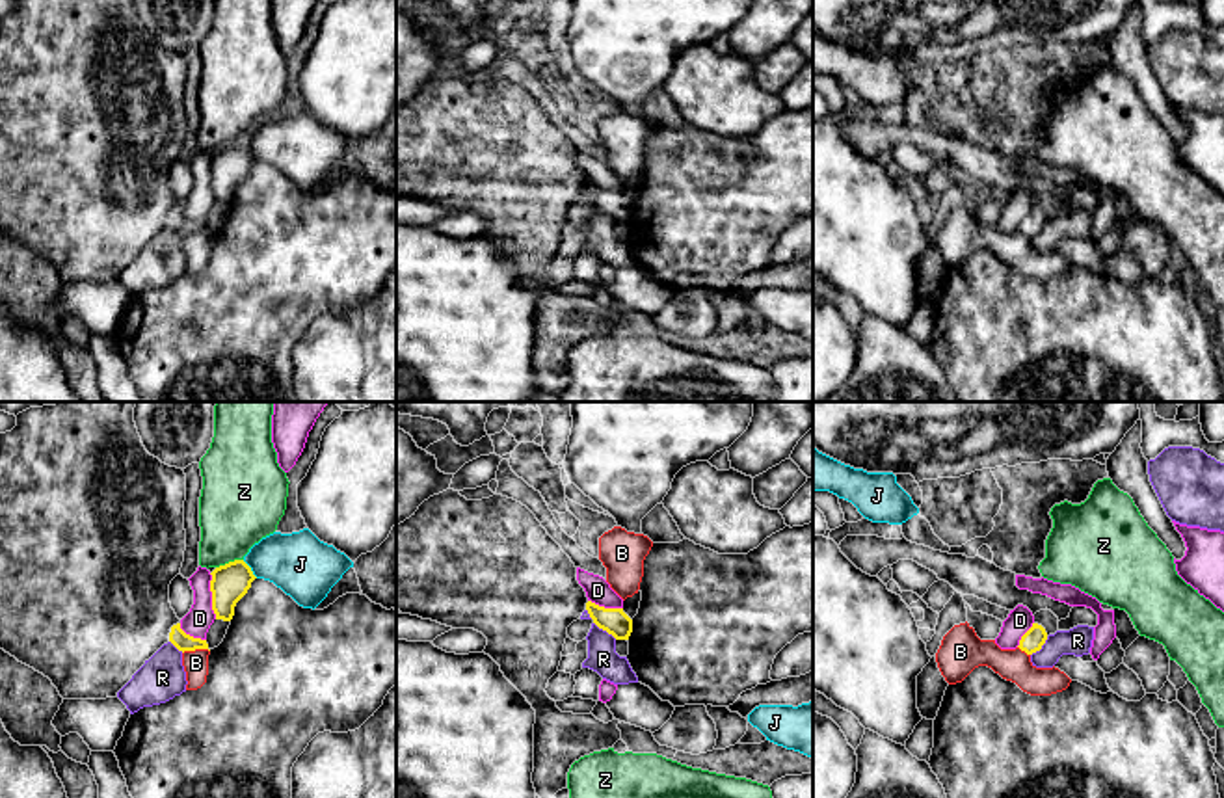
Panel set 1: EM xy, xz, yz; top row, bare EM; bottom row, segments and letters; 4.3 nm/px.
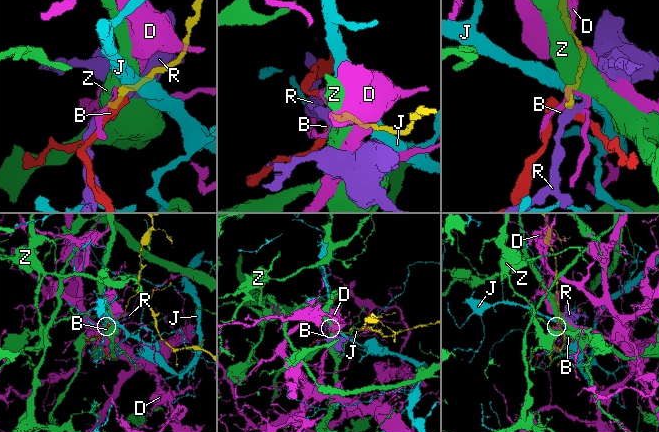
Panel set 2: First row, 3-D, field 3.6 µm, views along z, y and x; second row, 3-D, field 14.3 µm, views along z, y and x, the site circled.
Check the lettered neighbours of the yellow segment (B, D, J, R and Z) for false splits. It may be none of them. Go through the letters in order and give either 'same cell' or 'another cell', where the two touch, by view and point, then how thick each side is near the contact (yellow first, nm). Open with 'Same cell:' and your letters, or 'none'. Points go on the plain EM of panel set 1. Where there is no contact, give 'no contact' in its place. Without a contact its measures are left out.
Same cell: none
B: another cell; meets yellow in xy at (196, 231); 80 nm thick on the yellow side, 110 nm on the other
D: another cell; meets yellow in xy at (212, 179); 160 nm thick on the yellow side, 120 nm on the other
J: another cell; meets yellow in xy at (250, 153); 160 nm thick on the yellow side, 280 nm on the other
R: another cell; meets yellow in xz at (605, 212); 110 nm thick on the yellow side, 130 nm on the other
Z: another cell; meets yellow in xy at (229, 146); 160 nm thick on the yellow side, 340 nm on the other

